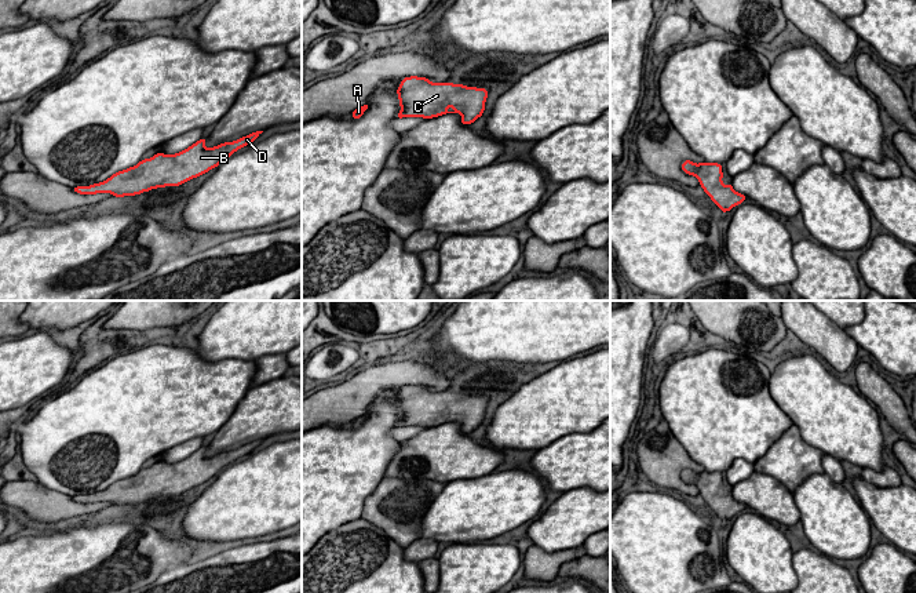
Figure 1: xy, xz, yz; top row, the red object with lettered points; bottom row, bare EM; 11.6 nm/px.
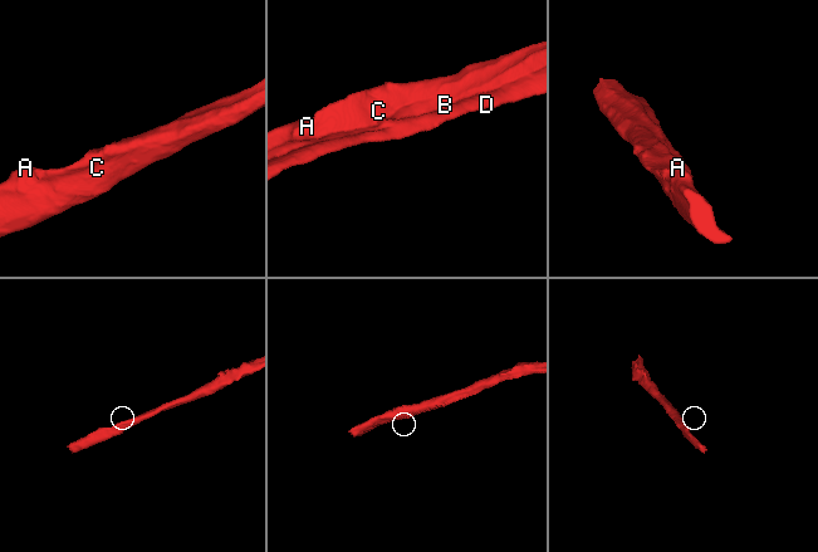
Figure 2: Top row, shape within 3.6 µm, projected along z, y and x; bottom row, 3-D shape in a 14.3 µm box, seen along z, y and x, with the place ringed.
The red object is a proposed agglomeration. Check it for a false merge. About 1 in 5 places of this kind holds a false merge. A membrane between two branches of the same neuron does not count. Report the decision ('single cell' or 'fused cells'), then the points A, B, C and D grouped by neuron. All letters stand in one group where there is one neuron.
single cell | A B C D

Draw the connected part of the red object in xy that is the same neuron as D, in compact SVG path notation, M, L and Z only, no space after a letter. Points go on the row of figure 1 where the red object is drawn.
M263 131L252 132L233 142L225 142L211 149L201 138L187 149L175 153L156 153L136 165L113 174L103 182L90 186L76 186L80 194L110 193L114 197L135 196L157 188L179 186L218 167L238 149L253 142Z

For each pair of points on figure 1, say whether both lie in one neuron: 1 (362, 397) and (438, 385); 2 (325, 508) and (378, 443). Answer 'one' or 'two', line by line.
1: one
2: one

